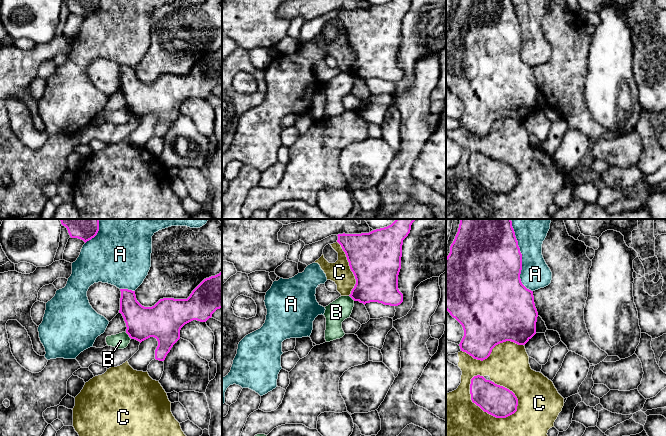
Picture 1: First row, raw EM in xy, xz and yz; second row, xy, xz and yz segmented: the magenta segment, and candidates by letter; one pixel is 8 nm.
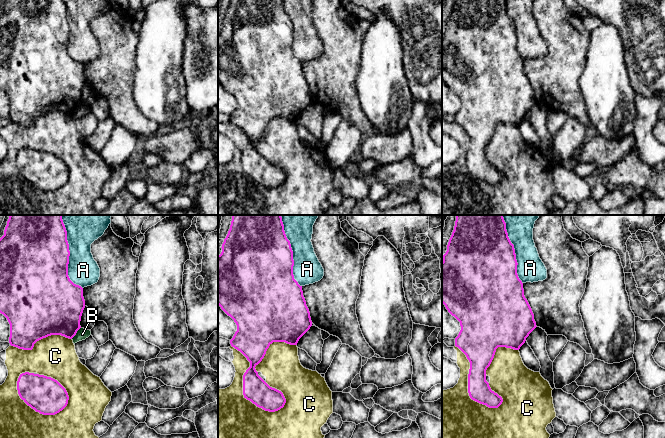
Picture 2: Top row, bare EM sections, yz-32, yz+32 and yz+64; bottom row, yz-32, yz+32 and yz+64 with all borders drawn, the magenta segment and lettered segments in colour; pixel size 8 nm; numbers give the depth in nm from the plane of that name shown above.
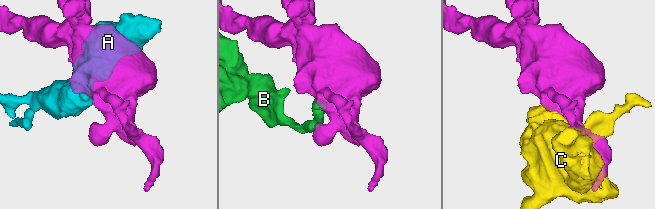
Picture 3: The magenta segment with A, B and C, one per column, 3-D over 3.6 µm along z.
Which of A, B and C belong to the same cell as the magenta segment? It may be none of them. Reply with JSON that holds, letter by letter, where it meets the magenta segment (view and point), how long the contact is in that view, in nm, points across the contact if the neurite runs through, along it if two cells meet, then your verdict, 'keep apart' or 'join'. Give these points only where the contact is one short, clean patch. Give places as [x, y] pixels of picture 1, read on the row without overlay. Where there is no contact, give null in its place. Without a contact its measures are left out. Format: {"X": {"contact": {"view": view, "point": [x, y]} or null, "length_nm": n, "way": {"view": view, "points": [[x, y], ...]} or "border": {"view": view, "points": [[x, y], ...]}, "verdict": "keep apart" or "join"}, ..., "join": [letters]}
{"A": {"contact": {"view": "yz", "point": [521, 35]}, "length_nm": 550, "verdict": "keep apart"}, "B": {"contact": {"view": "xy", "point": [128, 110]}, "length_nm": 80, "border": {"view": "xy", "points": [[125, 108], [131, 114]]}, "verdict": "keep apart"}, "C": {"contact": {"view": "yz", "point": [482, 185]}, "length_nm": 460, "verdict": "keep apart"}, "join": []}

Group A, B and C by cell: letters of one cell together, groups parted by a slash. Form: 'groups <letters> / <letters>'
groups A / B / C

